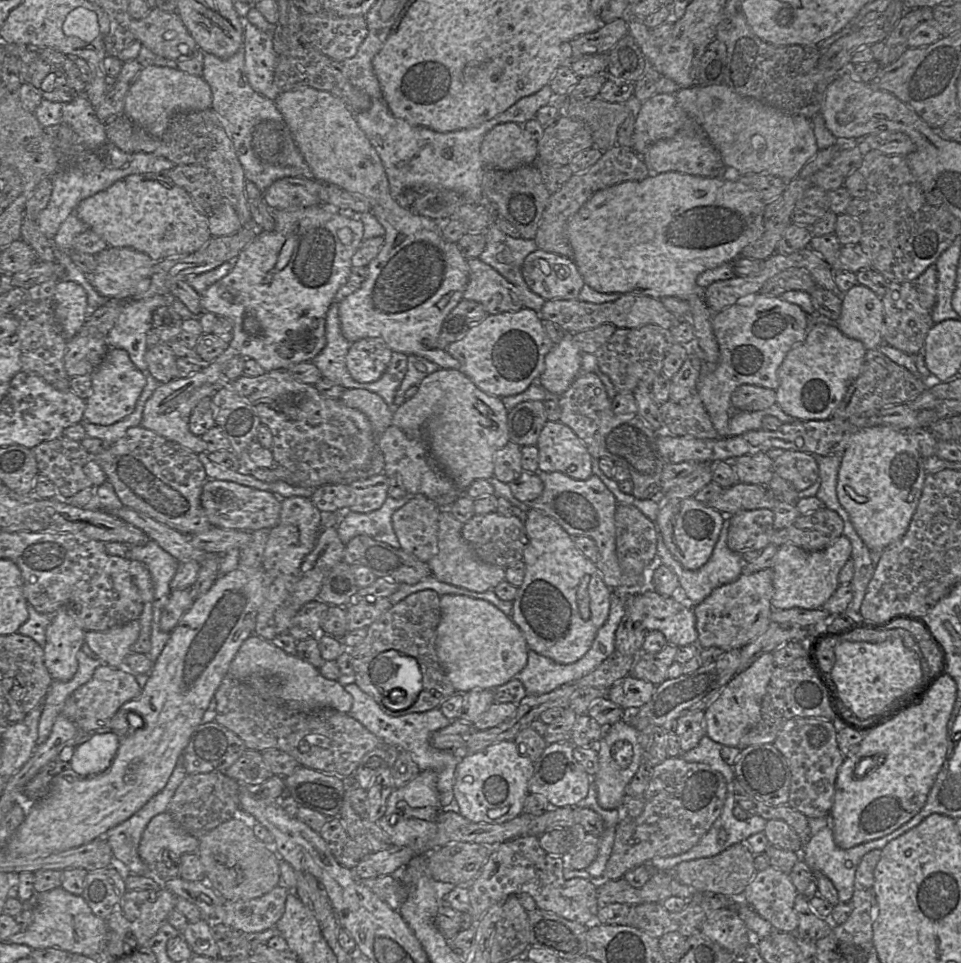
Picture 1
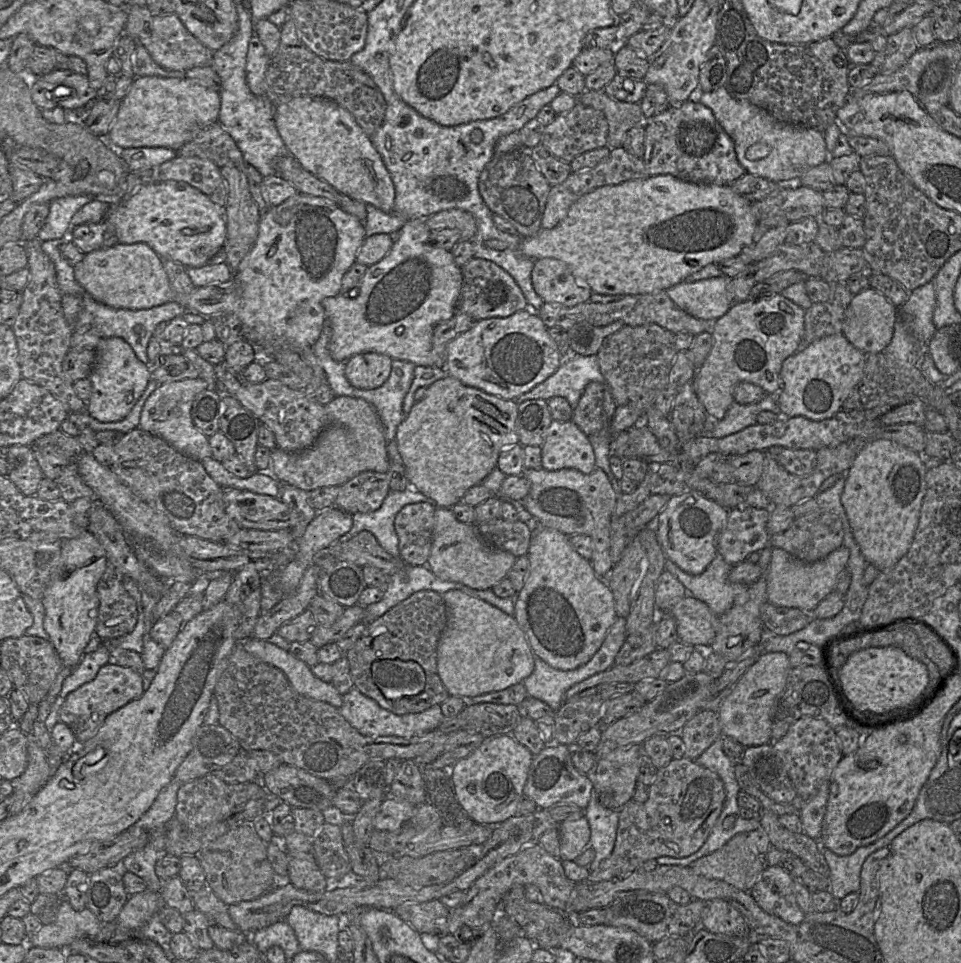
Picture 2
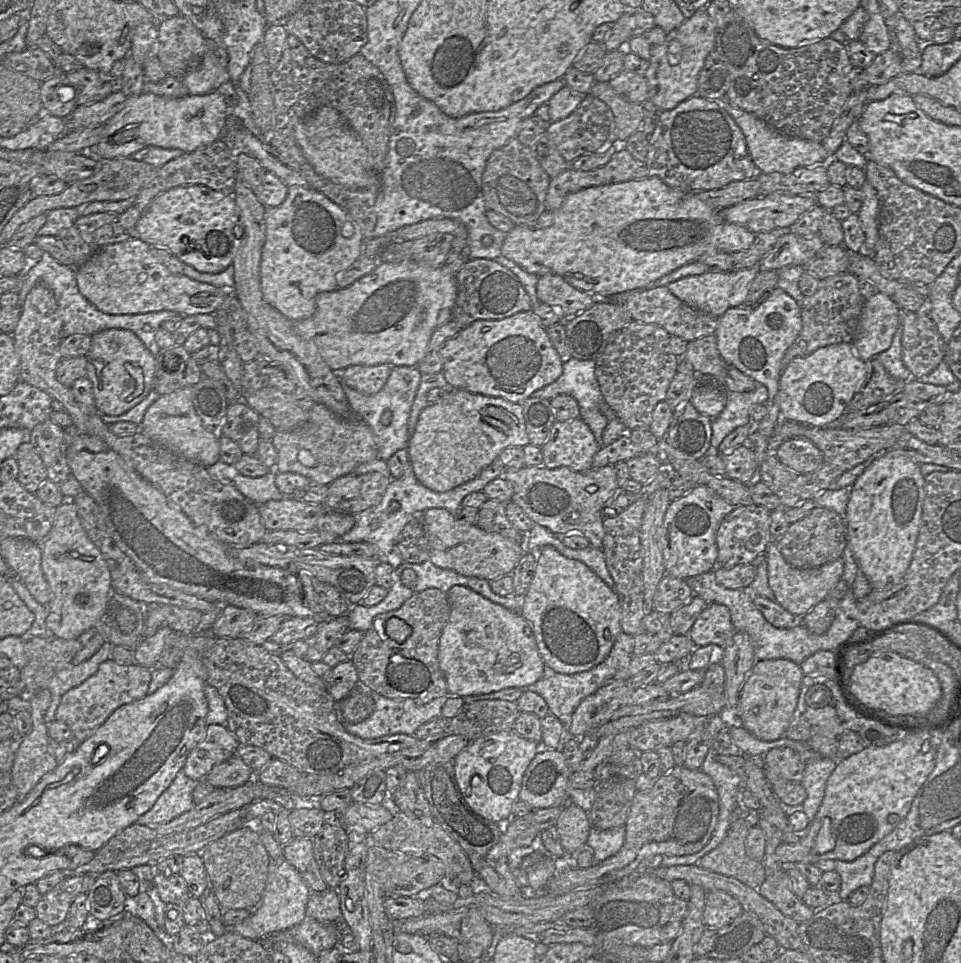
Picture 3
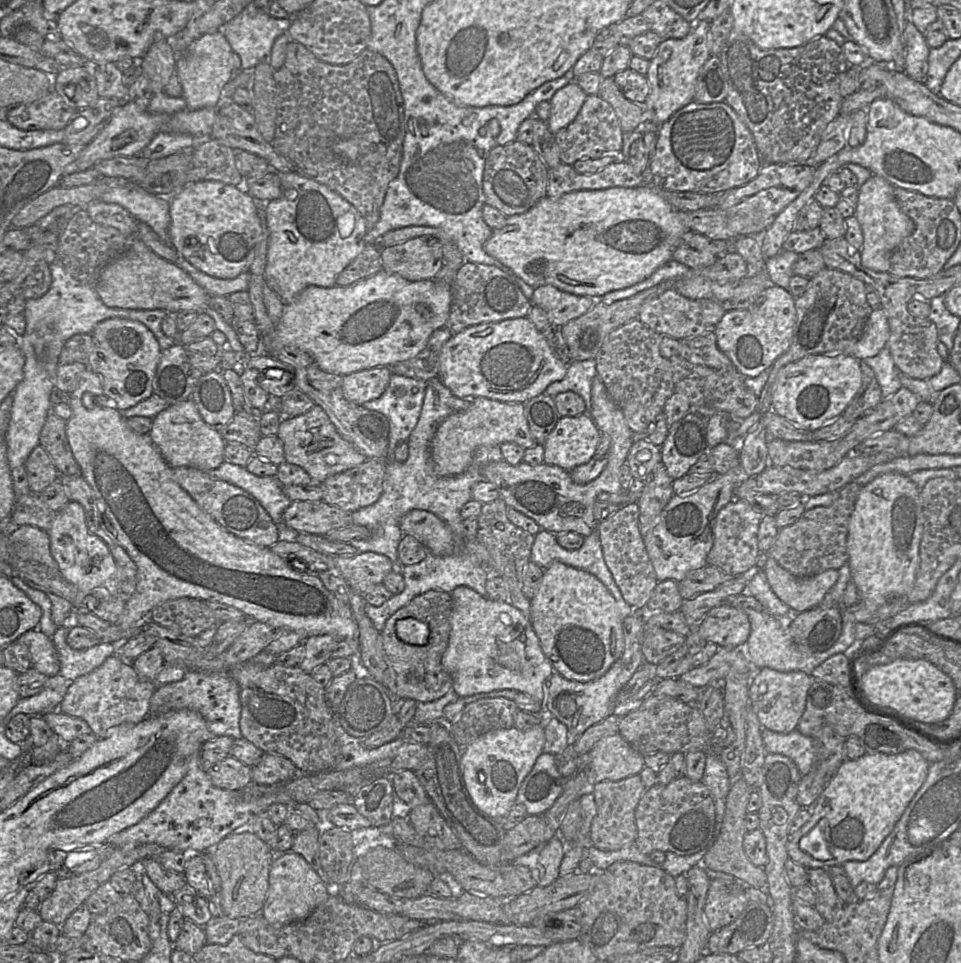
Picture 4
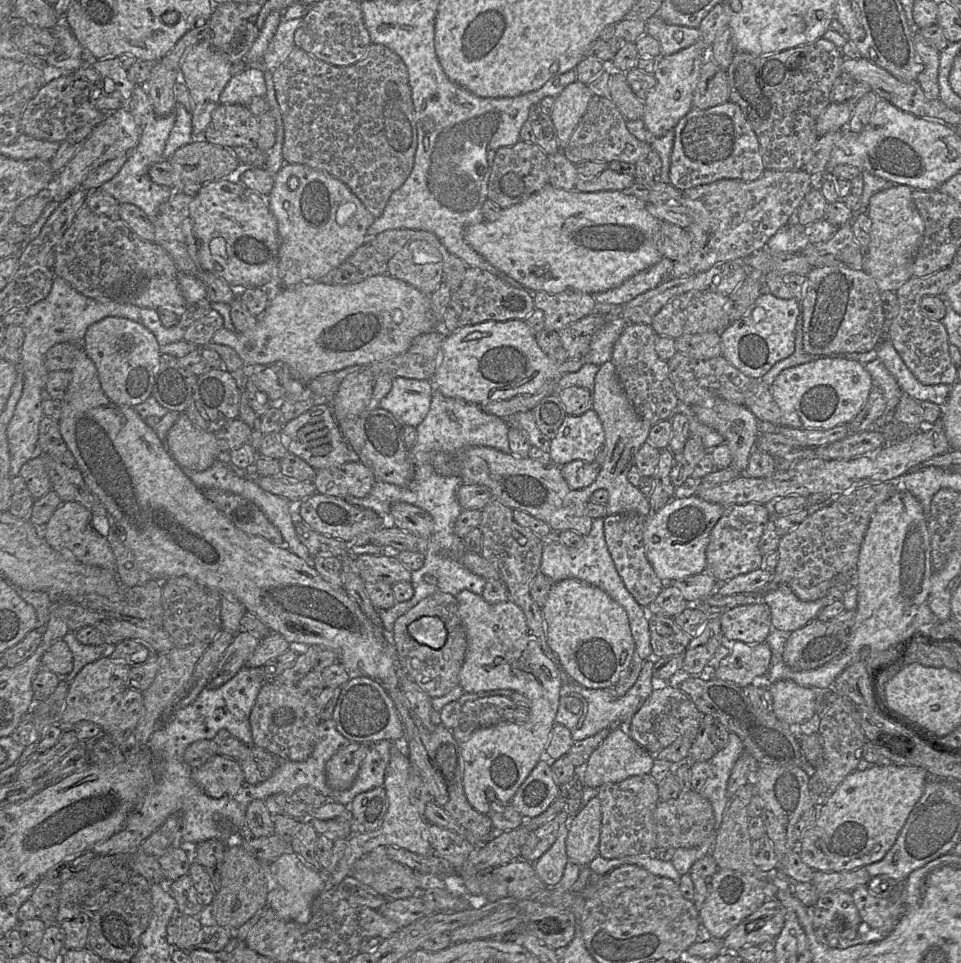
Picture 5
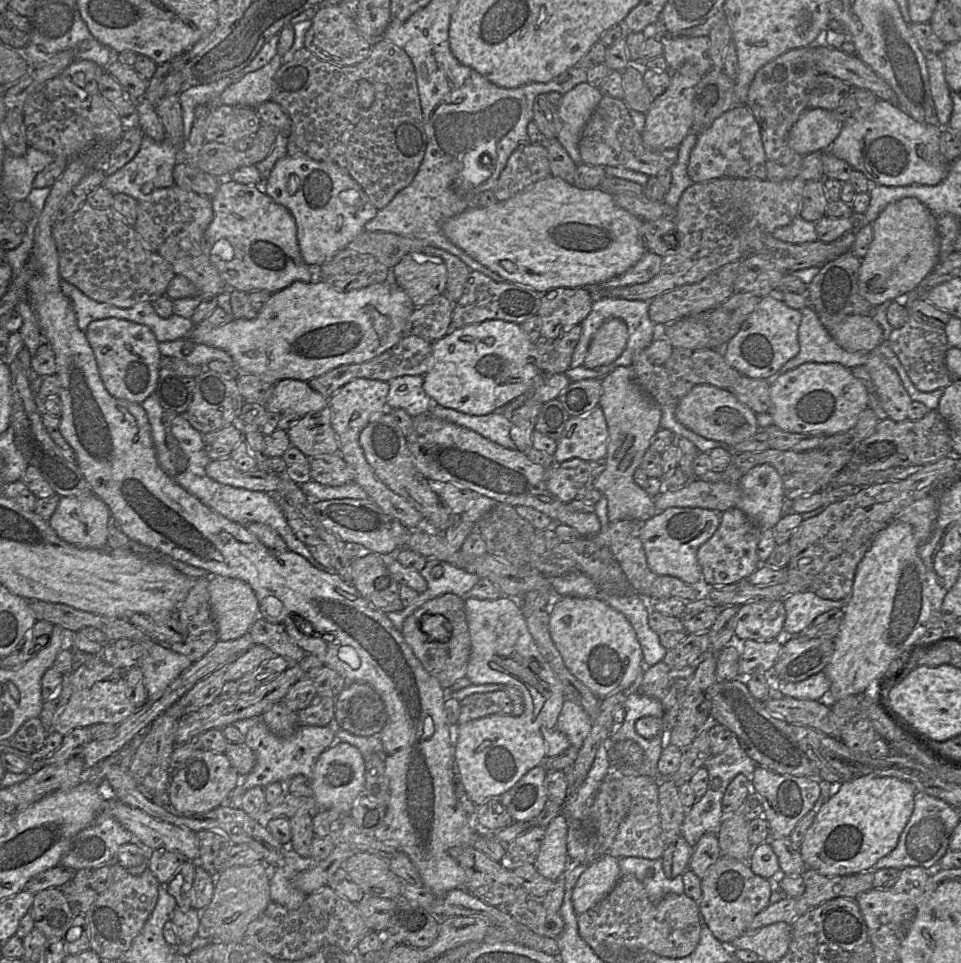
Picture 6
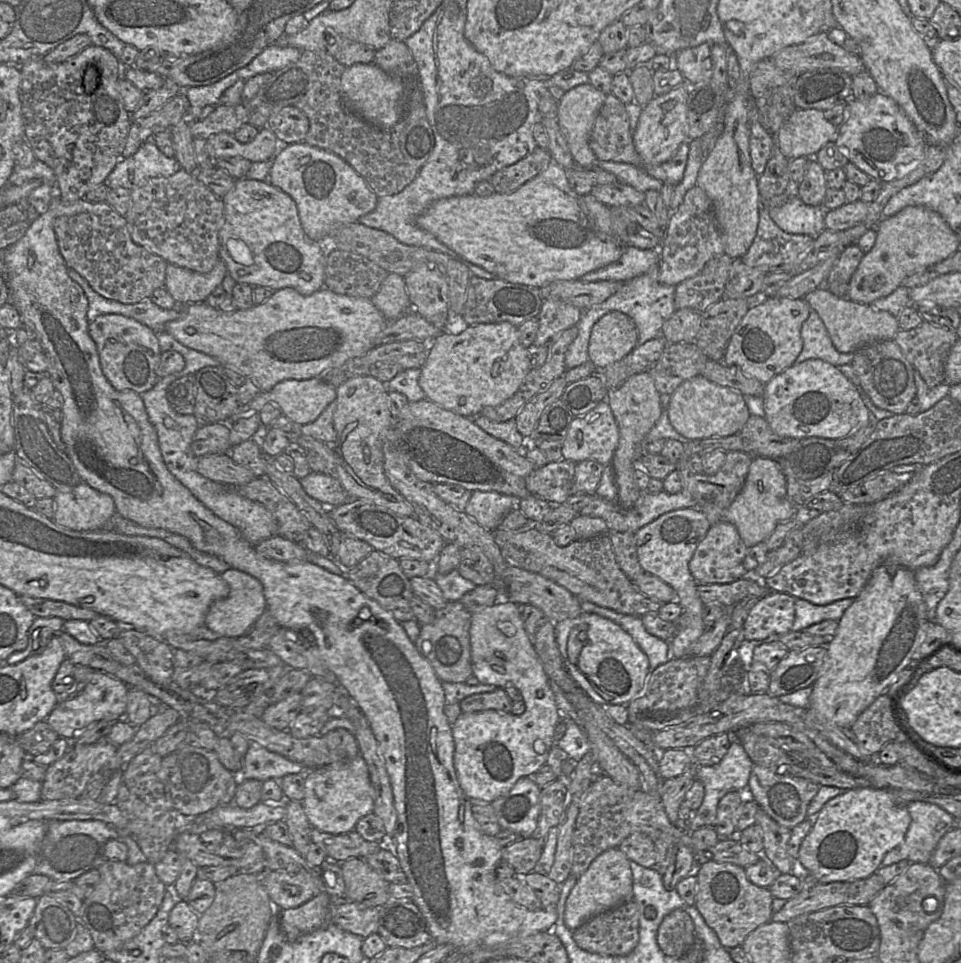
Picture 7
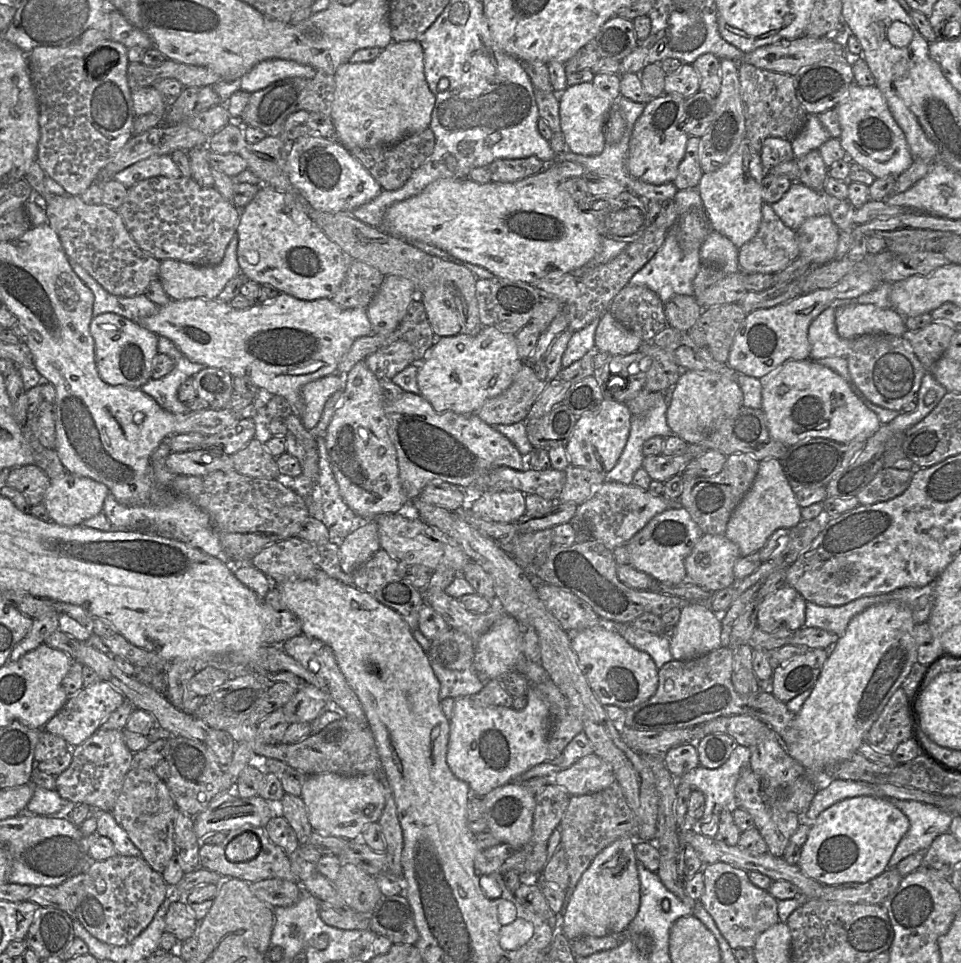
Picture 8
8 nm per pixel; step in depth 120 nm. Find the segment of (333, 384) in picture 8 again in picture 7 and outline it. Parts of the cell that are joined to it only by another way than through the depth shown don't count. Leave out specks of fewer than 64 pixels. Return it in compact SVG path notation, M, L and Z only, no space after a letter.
M321 377L306 380L284 380L271 390L261 392L247 403L251 411L261 412L267 403L276 404L282 414L298 426L315 421L335 401L337 388Z

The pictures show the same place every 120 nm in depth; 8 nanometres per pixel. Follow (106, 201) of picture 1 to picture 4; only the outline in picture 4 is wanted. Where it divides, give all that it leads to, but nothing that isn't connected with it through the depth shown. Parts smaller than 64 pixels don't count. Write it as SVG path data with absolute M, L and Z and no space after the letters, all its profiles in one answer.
M214 180L186 184L169 199L170 238L178 255L207 275L233 279L248 272L262 232L258 202L236 186Z

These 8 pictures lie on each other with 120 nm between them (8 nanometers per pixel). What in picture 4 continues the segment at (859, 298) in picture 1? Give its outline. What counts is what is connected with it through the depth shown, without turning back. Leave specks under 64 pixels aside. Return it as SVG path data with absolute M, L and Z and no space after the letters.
M873 309L854 346L853 356L863 360L877 355L886 346L889 336L890 328L883 309Z

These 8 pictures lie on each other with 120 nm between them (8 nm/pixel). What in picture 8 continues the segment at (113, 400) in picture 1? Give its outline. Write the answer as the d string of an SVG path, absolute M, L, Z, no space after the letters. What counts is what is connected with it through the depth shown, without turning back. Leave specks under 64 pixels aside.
M111 312L92 318L90 334L94 340L97 371L105 383L140 388L151 379L153 360L158 354L158 335L132 320Z

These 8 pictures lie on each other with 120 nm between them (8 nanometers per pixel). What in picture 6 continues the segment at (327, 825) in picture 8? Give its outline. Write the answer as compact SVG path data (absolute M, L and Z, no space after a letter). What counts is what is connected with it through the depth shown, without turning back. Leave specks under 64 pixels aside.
M346 742L334 743L318 758L311 778L316 810L350 813L354 801L365 792L365 761L356 747Z

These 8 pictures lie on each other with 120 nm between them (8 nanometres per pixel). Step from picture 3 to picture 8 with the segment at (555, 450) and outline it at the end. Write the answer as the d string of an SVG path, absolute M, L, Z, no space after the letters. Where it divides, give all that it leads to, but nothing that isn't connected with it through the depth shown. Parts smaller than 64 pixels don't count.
M603 399L599 407L577 417L573 432L565 444L572 466L607 473L616 465L629 436L631 413L625 403Z

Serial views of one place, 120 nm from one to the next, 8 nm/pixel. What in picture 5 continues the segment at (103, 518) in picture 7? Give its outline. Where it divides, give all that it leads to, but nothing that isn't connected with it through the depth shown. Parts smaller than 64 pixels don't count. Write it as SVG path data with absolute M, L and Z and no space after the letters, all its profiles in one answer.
M62 502L50 520L43 526L43 536L55 549L68 549L76 560L105 569L115 570L115 557L107 538L101 536L92 526L92 512L78 502Z

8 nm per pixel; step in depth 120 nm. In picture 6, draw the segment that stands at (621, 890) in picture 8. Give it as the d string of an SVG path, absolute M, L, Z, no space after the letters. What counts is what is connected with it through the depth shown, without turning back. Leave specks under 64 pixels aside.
M605 855L588 865L578 879L572 894L572 903L578 915L588 911L614 888L622 873L618 859Z

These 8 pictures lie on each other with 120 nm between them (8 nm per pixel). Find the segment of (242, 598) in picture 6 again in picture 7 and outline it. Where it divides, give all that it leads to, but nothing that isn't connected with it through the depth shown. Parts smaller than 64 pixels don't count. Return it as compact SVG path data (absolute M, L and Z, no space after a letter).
M229 569L221 574L223 580L229 585L227 597L214 601L206 616L206 626L215 634L228 637L240 638L246 635L262 614L267 610L262 583L248 573L237 569Z

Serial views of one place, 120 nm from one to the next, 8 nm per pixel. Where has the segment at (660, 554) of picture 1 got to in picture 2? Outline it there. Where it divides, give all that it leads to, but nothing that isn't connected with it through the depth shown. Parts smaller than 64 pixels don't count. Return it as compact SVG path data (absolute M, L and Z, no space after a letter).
M718 552L699 575L684 572L669 559L665 562L665 569L684 585L688 595L706 603L716 616L724 614L734 605L743 605L749 599L749 585L732 583L728 579L732 566Z

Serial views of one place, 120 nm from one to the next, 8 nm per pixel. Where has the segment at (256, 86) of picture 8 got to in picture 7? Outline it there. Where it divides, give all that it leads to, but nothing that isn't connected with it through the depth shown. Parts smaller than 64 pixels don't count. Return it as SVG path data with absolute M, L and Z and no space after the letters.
M272 44L266 47L250 64L238 70L240 80L248 79L263 73L274 73L297 62L302 50L291 46Z

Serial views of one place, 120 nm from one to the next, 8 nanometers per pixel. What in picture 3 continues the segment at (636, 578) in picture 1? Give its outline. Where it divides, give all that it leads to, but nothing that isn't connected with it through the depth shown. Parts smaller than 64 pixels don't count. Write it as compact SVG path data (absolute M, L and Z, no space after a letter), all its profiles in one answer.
M606 465L576 472L568 467L549 469L545 466L524 466L518 470L505 469L500 478L507 480L513 488L511 502L517 504L525 514L536 524L546 527L559 536L580 533L585 536L590 545L602 549L605 535L603 527L603 507L619 492L615 465Z

